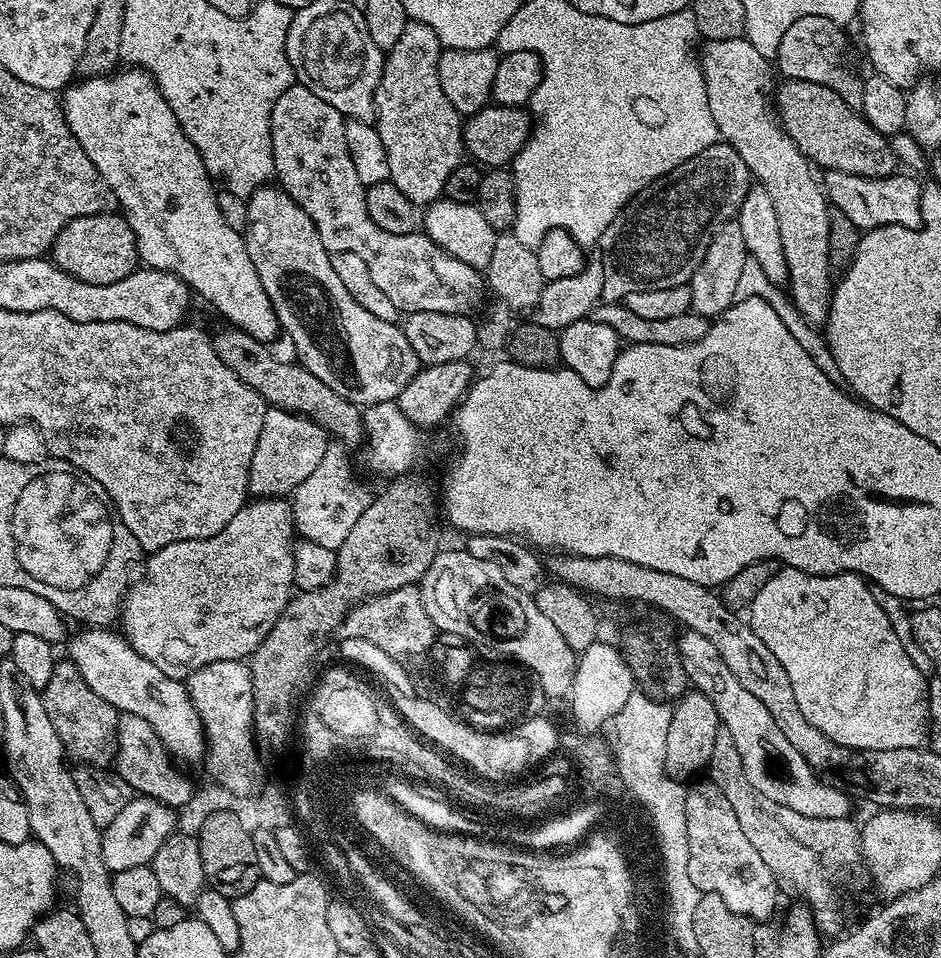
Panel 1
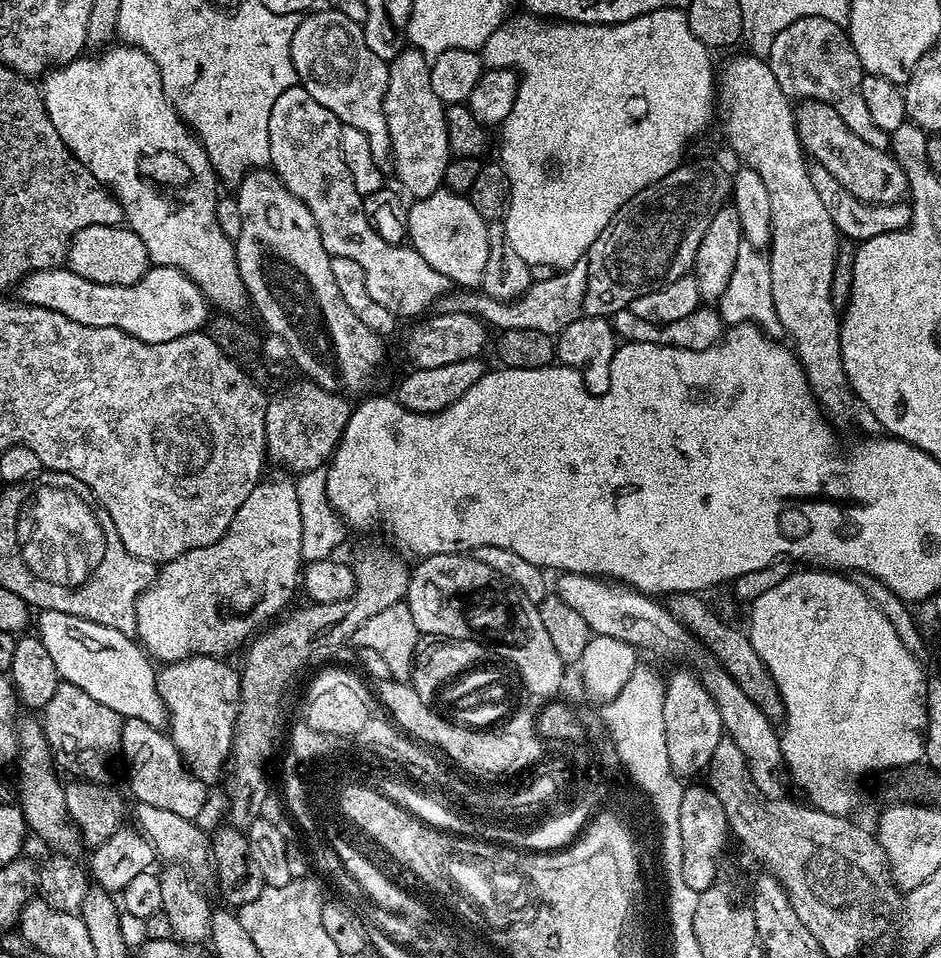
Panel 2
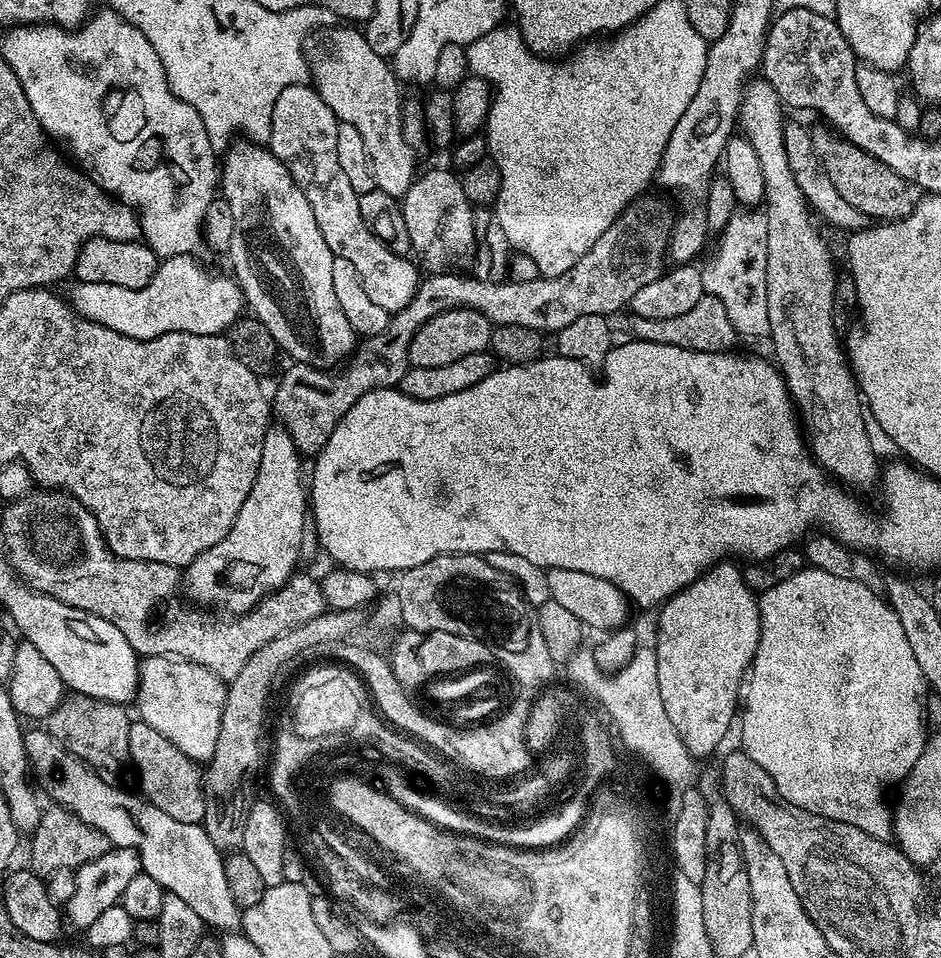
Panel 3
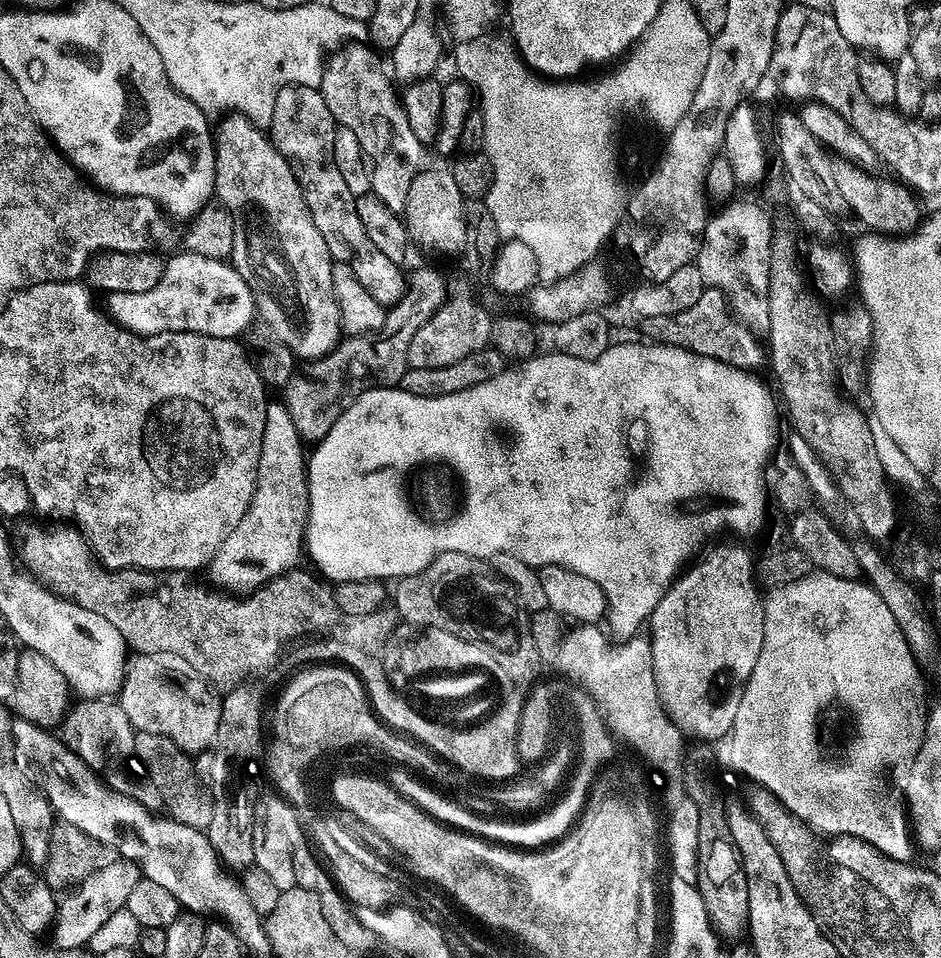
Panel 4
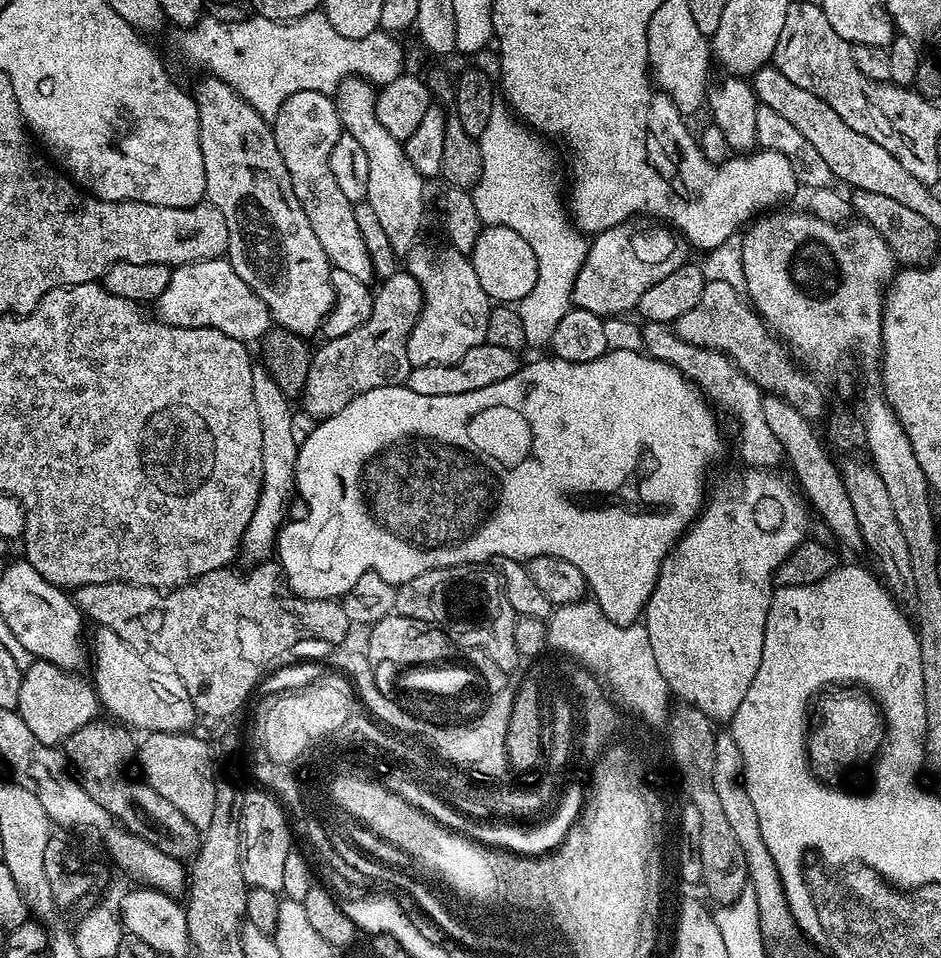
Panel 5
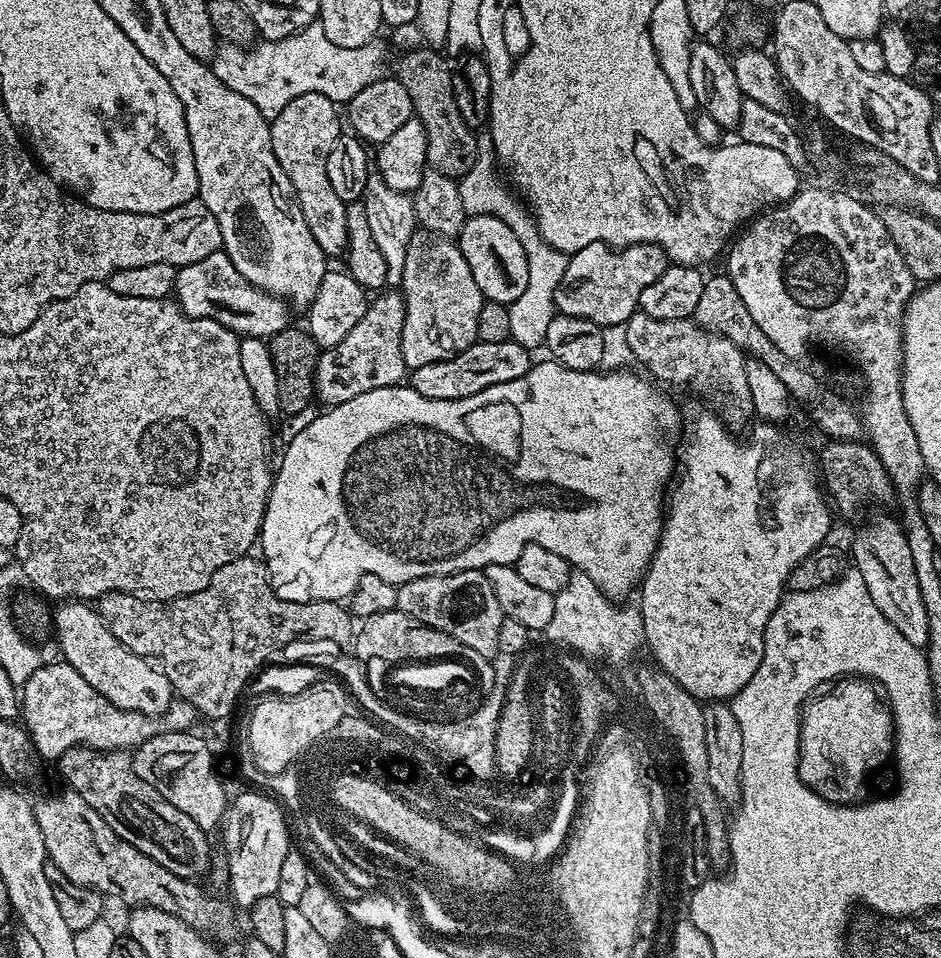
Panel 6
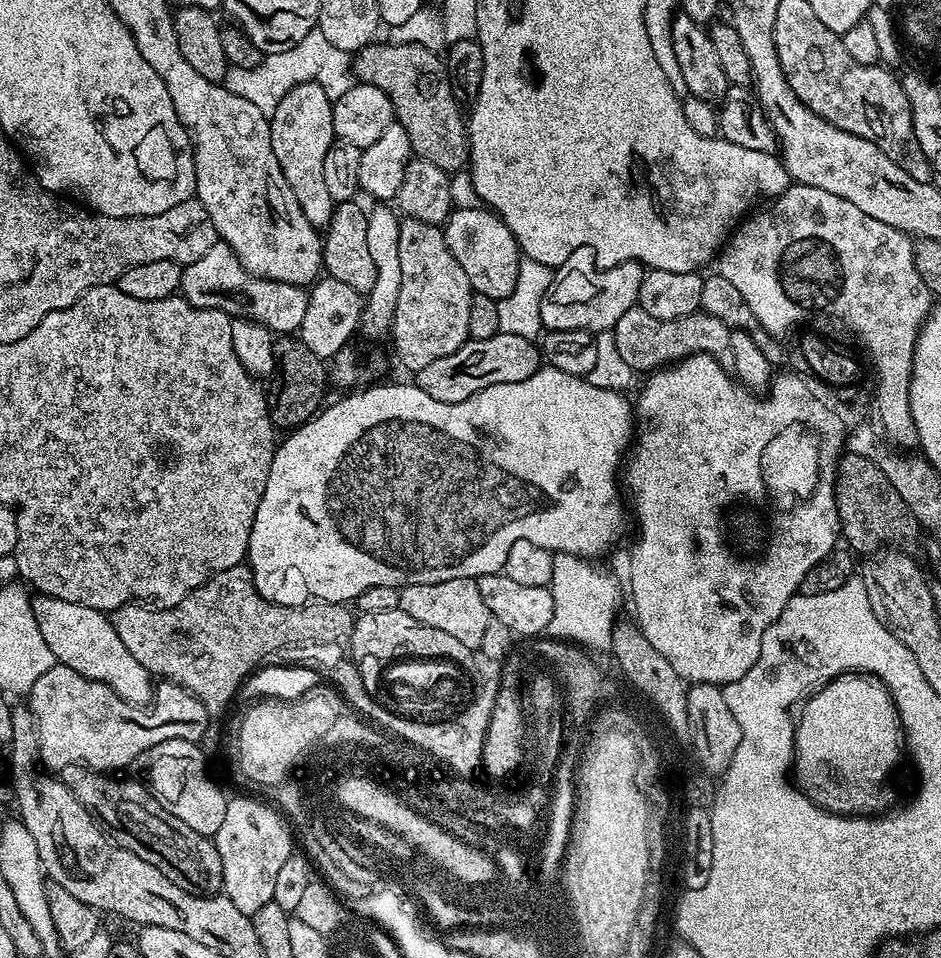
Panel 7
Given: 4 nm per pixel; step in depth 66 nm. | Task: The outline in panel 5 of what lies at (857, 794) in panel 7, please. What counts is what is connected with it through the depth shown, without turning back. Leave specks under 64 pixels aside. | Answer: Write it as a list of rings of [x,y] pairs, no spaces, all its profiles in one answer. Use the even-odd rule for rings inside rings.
[[[848,686],[841,689],[841,692],[827,693],[829,696],[820,708],[820,721],[808,736],[809,765],[813,773],[824,782],[836,782],[832,780],[850,771],[855,764],[867,765],[879,753],[884,742],[886,729],[877,701],[863,691]]]

